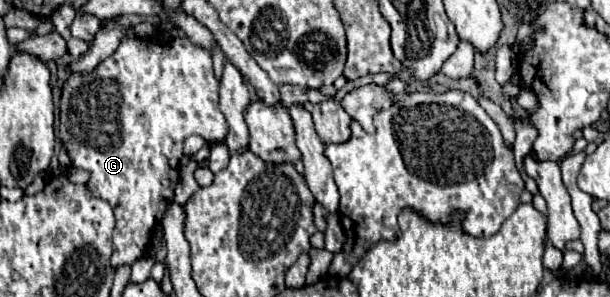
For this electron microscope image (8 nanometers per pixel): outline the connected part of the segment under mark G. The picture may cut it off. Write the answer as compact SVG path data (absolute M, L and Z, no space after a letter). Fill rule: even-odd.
M125 37L123 43L119 45L119 49L109 59L105 59L93 73L71 75L65 81L63 91L61 91L61 103L59 103L59 109L61 109L59 135L61 135L61 141L63 141L63 145L65 145L65 149L67 149L69 157L71 157L71 165L73 167L79 167L79 169L85 169L85 171L91 173L91 179L87 183L87 189L95 197L105 199L113 207L113 211L115 211L117 225L115 225L115 231L113 231L113 257L111 257L113 267L121 267L125 263L131 265L131 263L135 263L143 255L143 251L149 245L151 229L163 219L163 213L173 203L173 191L175 191L175 185L179 181L177 165L179 165L179 159L183 155L183 139L189 137L189 135L199 135L199 137L203 137L209 143L217 143L217 141L223 141L225 139L225 135L227 135L227 121L225 121L225 115L219 109L219 95L217 95L217 91L219 91L219 81L215 79L211 53L205 51L205 47L197 47L187 37L185 39L173 39L169 45L157 45L153 41L145 41L145 39L139 39L139 37L135 37L135 39Z

